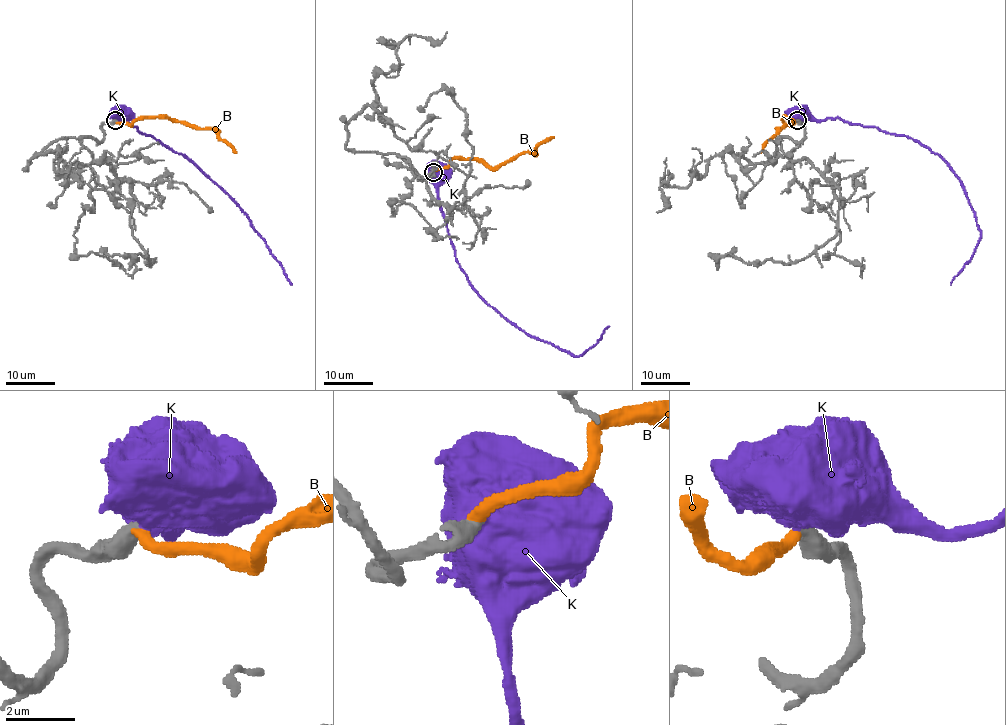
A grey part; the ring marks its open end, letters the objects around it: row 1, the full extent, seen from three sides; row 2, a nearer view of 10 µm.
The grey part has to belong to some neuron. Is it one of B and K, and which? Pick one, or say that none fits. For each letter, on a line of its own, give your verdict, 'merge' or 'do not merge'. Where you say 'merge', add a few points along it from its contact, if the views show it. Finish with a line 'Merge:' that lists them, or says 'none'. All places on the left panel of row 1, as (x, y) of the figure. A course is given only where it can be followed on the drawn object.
B: merge | via (114, 121), (130, 124), (141, 118), (165, 117), (182, 121), (198, 128), (213, 129), (236, 153)
K: do not merge
Merge: B

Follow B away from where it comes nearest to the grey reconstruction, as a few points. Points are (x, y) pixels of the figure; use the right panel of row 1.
B: (797, 121), (789, 124), (783, 122), (784, 117), (792, 121), (777, 129), (761, 153)

